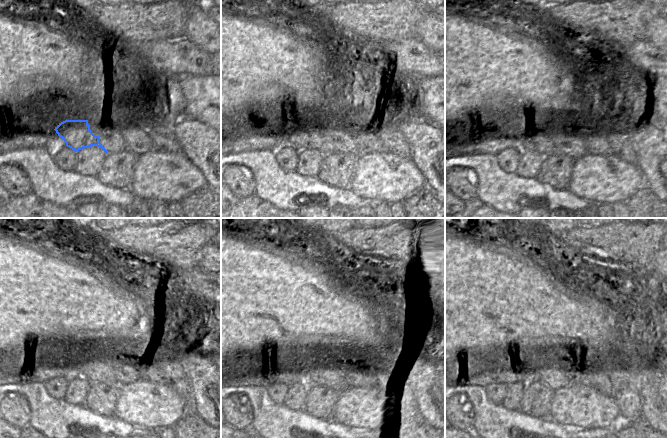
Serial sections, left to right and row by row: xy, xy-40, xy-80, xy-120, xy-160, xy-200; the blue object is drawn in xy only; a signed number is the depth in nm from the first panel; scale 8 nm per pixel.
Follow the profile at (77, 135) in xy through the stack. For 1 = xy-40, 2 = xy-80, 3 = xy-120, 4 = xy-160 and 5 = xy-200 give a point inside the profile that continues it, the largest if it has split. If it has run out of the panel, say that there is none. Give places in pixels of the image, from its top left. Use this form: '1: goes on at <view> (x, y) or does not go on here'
1: goes on at xy-40 (302, 136)
2: goes on at xy-80 (533, 142)
3: goes on at xy-120 (90, 368)
4: goes on at xy-160 (321, 371)
5: goes on at xy-200 (554, 376)

